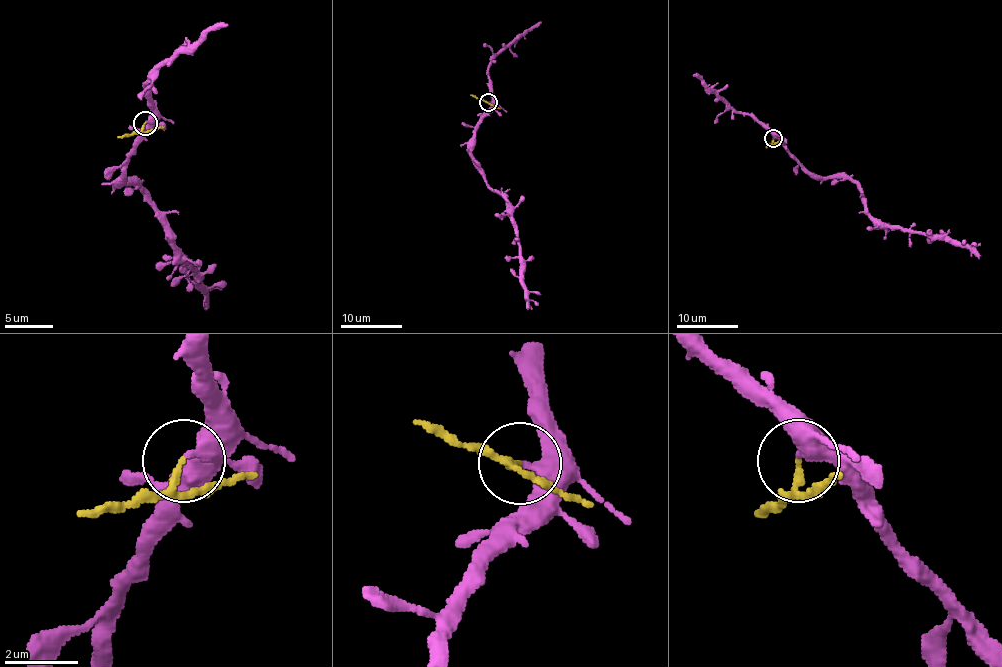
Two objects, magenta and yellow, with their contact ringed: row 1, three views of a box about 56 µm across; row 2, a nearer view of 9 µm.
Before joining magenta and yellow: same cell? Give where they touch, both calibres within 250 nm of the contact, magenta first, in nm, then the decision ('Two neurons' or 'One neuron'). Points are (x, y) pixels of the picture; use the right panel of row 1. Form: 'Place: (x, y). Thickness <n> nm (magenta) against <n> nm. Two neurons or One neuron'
Place: (773, 138). Thickness 400 nm (magenta) against 130 nm. Two neurons

